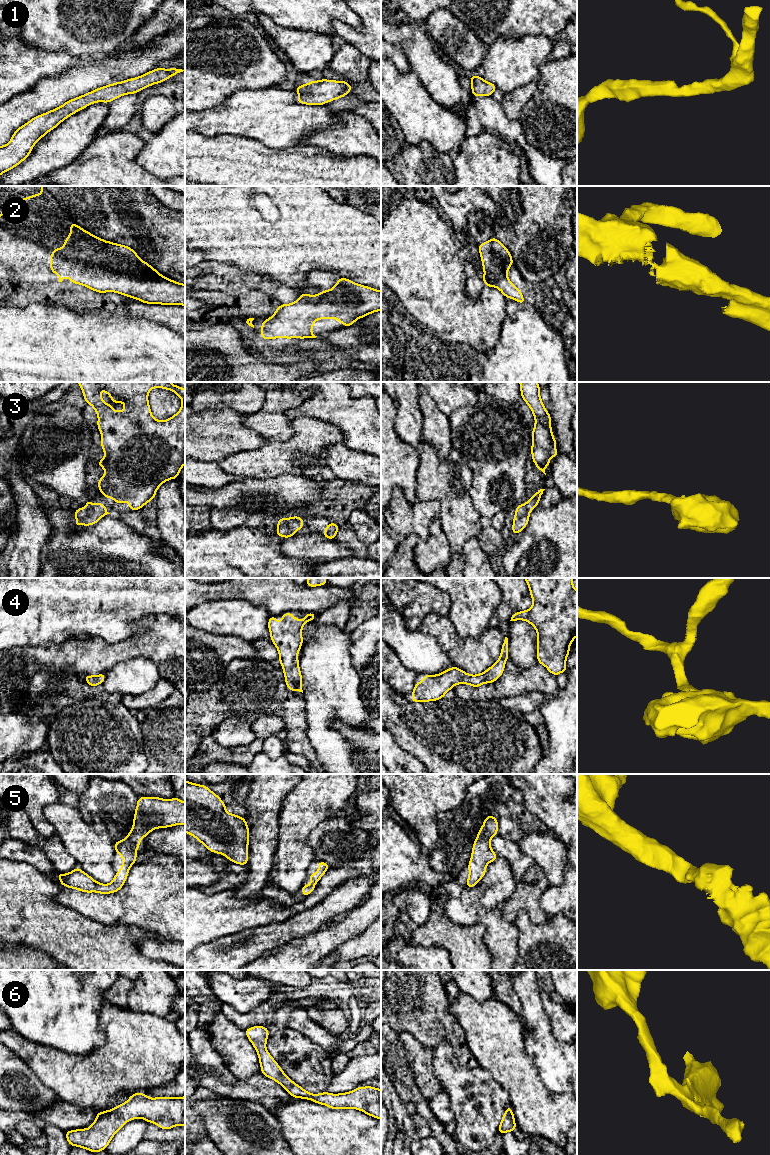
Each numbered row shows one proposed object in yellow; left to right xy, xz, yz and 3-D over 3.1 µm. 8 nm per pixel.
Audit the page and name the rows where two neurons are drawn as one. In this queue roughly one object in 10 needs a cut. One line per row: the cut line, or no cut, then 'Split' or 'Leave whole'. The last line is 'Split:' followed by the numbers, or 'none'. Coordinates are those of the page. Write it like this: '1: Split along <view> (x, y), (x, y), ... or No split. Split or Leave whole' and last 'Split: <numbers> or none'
1: No split. Leave whole
2: No split. Leave whole
3: No split. Leave whole
4: No split. Leave whole
5: No split. Leave whole
6: No split. Leave whole
Split: none

